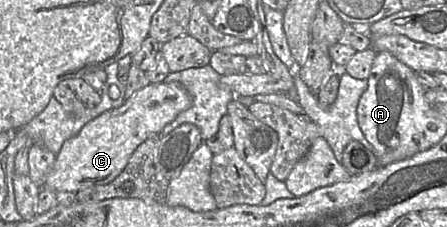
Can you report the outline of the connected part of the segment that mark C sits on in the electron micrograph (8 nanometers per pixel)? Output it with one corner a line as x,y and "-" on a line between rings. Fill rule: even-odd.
178,82
151,83
127,99
120,107
108,110
86,123
78,134
66,140
56,155
55,163
45,179
43,187
56,192
78,192
90,186
112,182
126,167
136,148
149,136
159,134
181,112
188,109
192,99
188,91

